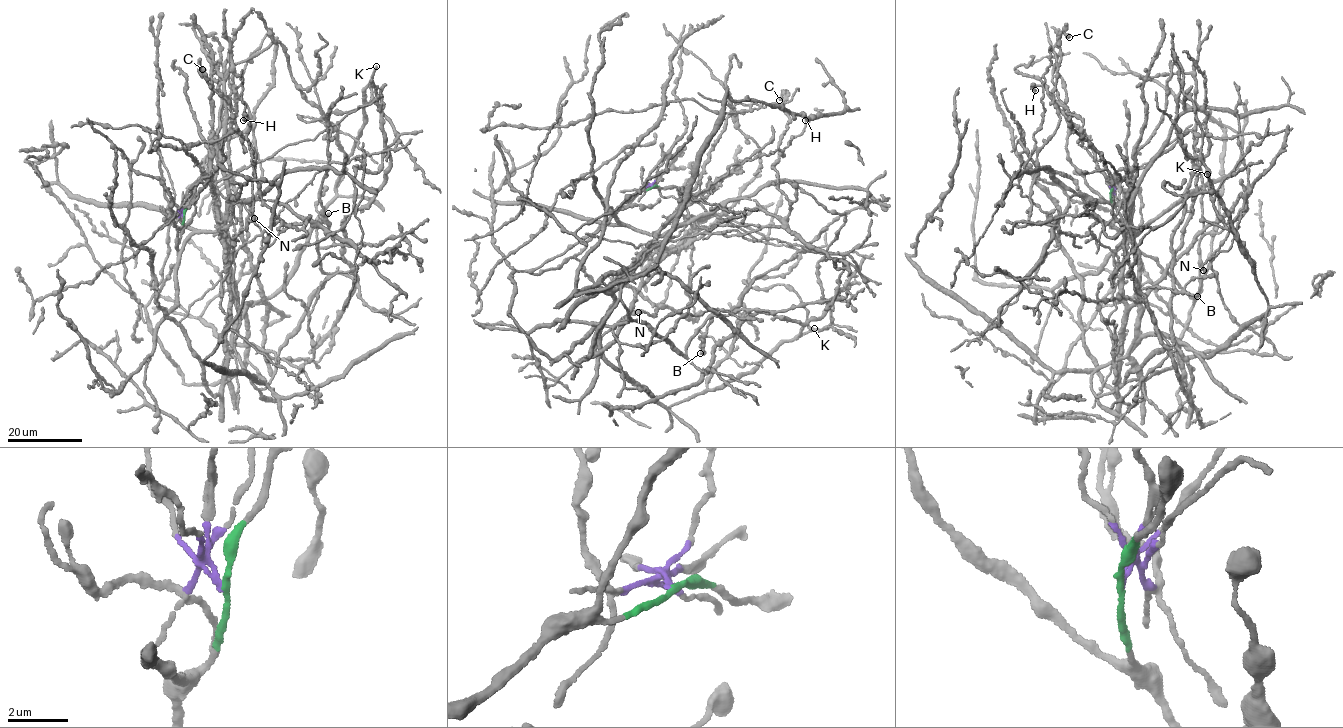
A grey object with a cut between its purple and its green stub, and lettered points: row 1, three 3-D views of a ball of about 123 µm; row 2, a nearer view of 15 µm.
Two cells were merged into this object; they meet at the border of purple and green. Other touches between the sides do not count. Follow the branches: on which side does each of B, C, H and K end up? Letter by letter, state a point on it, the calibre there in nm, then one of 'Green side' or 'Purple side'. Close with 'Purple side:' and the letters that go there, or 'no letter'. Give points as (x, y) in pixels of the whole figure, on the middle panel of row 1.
B: Place: (700, 353). Thickness 240 nm. Green side
C: Place: (779, 100). Thickness 550 nm. Purple side
H: Place: (805, 120). Thickness 240 nm. Purple side
K: Place: (814, 328). Thickness 280 nm. Green side
Purple side: C, H

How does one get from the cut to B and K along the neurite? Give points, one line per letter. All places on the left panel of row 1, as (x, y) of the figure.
B: (183, 217), (178, 250), (195, 233), (226, 242), (235, 350), (260, 389), (329, 274), (316, 247), (328, 213)
K: (183, 217), (178, 250), (195, 233), (218, 232), (226, 242), (237, 316), (271, 294), (335, 195), (376, 65)

